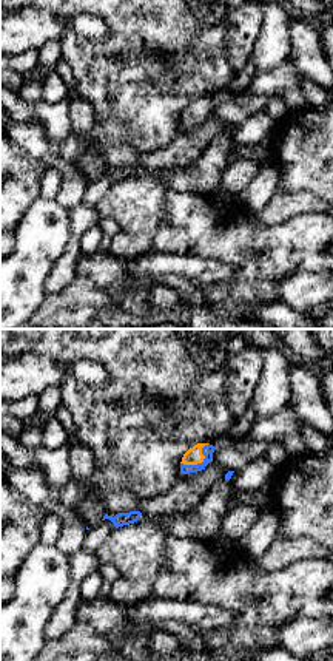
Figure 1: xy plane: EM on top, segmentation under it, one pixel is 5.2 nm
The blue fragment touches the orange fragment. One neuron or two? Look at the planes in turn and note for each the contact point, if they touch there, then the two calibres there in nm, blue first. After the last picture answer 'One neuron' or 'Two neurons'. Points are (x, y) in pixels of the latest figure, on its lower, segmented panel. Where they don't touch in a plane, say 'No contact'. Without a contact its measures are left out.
Touches blue at (202, 462). Thickness 60 nm (blue) against 90 nm

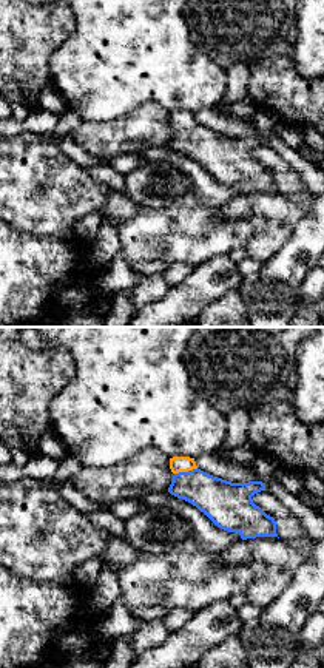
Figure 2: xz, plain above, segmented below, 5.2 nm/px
Touches blue at (185, 472). Thickness 220 nm (blue) against 80 nm

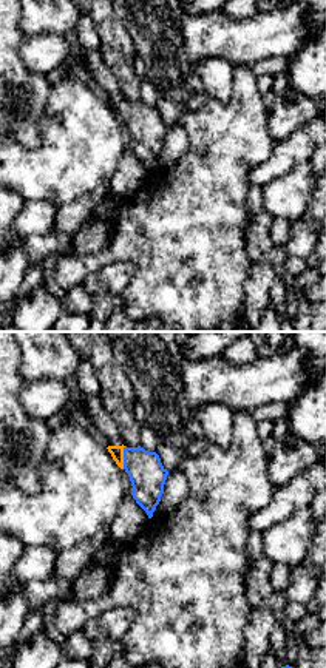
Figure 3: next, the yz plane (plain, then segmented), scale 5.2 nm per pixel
Touches blue at (124, 457). Thickness 190 nm (blue) against 70 nm

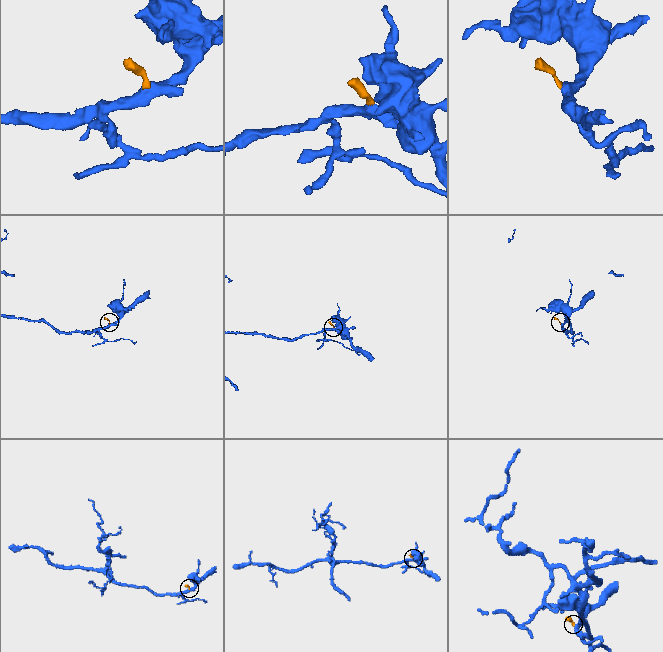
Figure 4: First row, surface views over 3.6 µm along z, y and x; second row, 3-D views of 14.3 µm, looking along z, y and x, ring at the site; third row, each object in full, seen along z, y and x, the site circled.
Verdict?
One neuron

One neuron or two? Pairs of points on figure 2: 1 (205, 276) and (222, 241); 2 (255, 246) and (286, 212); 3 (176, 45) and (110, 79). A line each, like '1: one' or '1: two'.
1: two
2: one
3: one

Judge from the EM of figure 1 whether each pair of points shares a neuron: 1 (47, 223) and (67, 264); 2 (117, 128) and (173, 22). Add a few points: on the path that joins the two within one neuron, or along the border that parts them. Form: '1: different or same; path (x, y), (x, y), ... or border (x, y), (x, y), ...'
1: different; border (70, 218), (68, 246), (45, 286)
2: different; border (96, 116), (122, 116), (130, 125), (134, 147)

